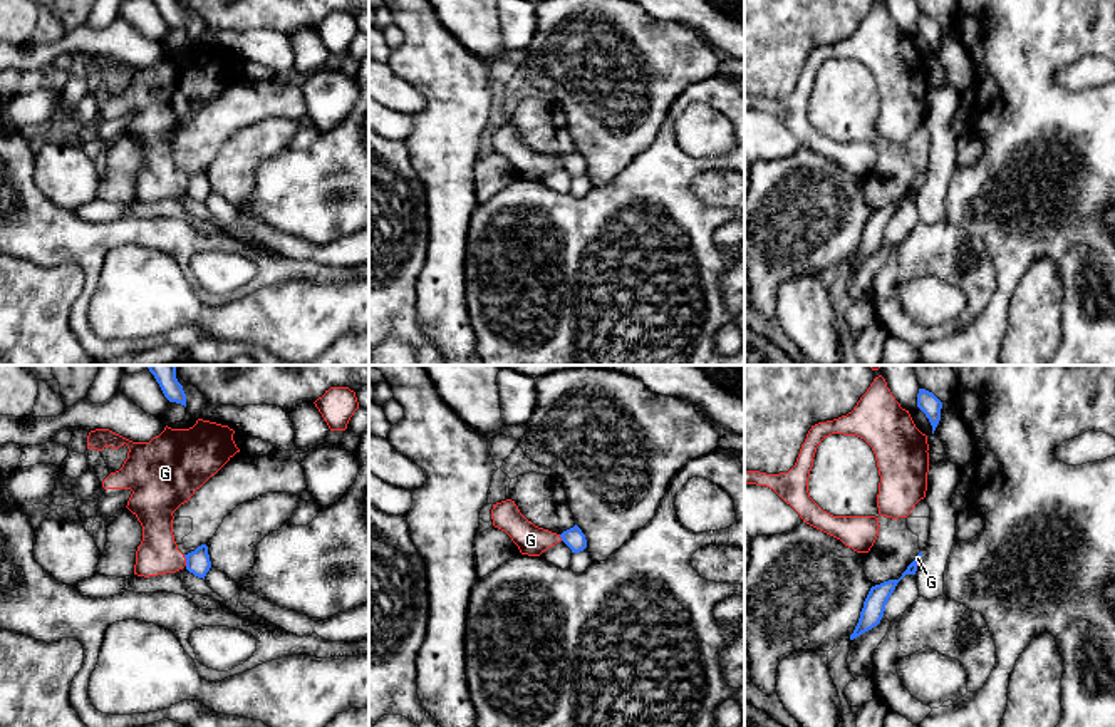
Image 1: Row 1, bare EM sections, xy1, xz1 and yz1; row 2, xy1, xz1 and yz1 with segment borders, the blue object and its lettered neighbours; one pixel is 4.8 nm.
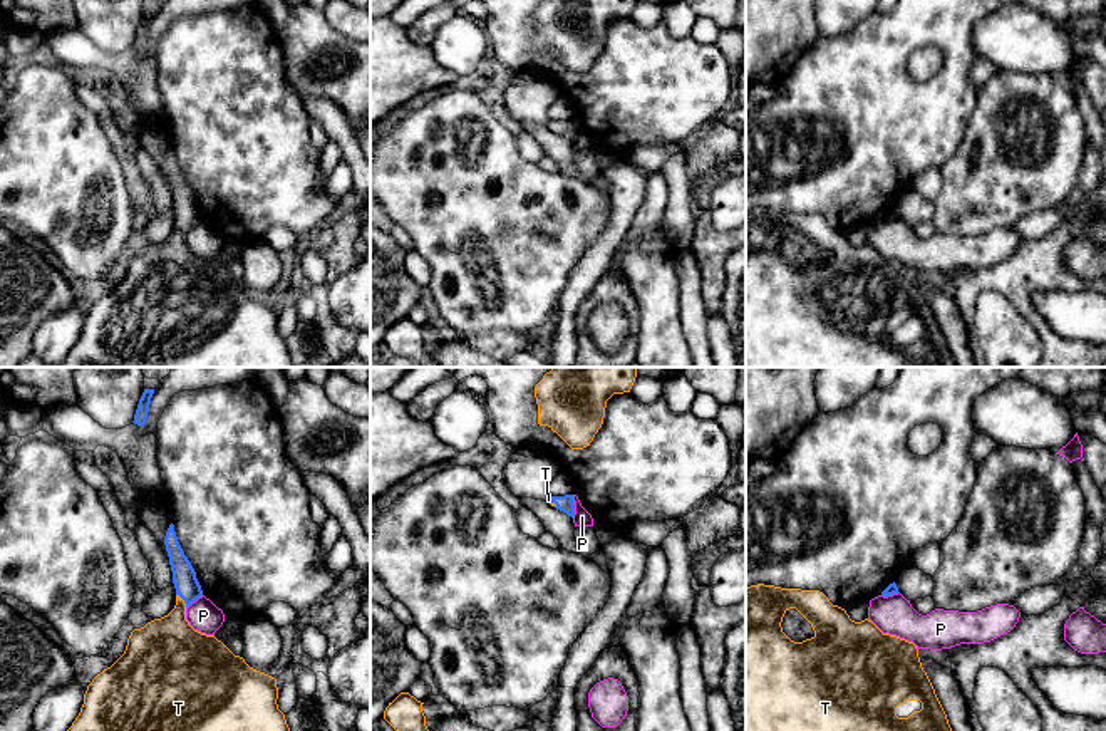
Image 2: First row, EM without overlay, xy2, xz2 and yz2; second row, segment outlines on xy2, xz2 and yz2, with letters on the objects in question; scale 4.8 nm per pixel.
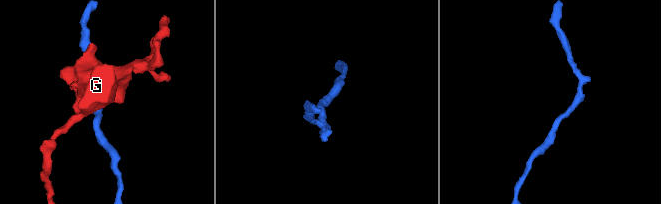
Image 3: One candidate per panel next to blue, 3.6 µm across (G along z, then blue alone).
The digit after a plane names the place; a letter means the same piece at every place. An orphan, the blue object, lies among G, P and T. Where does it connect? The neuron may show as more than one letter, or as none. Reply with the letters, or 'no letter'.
T

